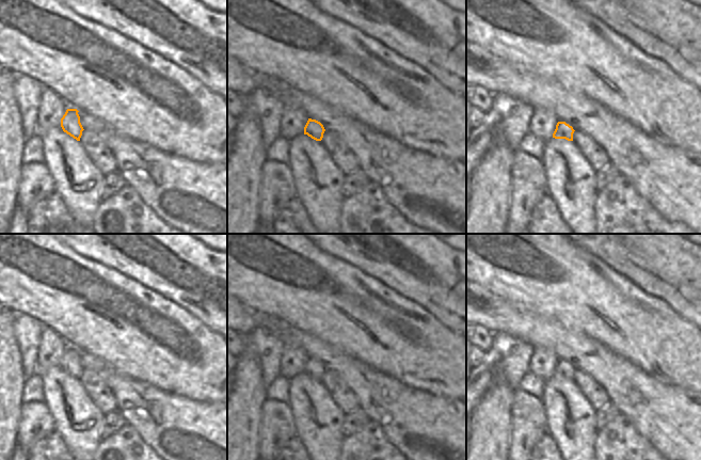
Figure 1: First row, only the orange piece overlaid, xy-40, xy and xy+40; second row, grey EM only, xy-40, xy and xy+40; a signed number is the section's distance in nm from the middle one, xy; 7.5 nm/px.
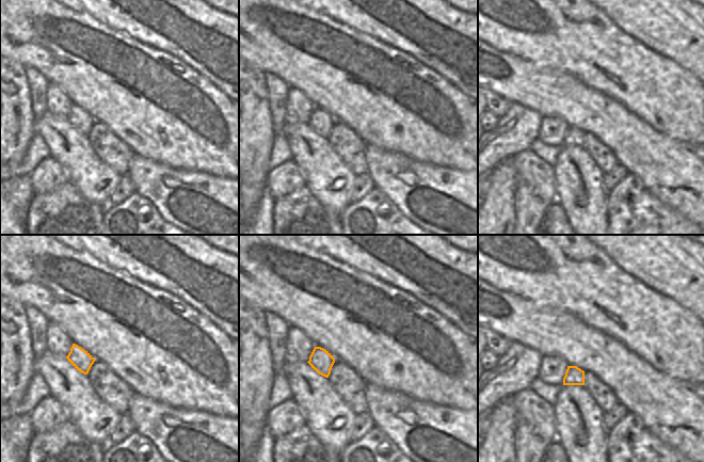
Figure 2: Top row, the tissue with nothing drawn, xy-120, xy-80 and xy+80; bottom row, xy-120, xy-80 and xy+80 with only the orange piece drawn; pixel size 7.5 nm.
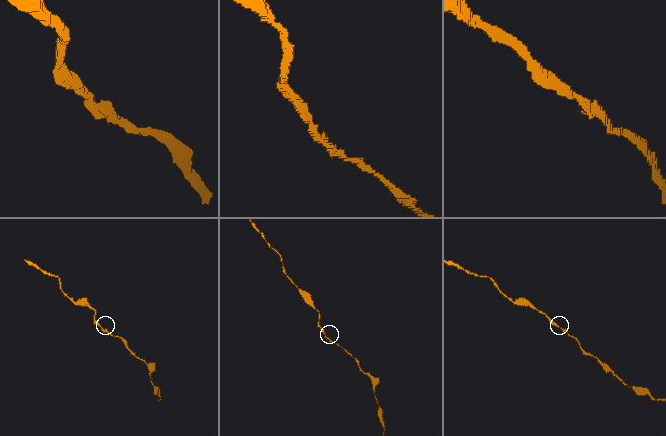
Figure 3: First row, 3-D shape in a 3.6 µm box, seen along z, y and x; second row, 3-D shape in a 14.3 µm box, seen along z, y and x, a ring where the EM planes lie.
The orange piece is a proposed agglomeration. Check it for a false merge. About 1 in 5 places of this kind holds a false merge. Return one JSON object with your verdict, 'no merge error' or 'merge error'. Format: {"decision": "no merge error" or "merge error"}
{"decision": "no merge error"}

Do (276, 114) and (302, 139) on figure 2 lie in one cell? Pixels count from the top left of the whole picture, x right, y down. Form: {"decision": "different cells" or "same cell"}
{"decision": "different cells"}

